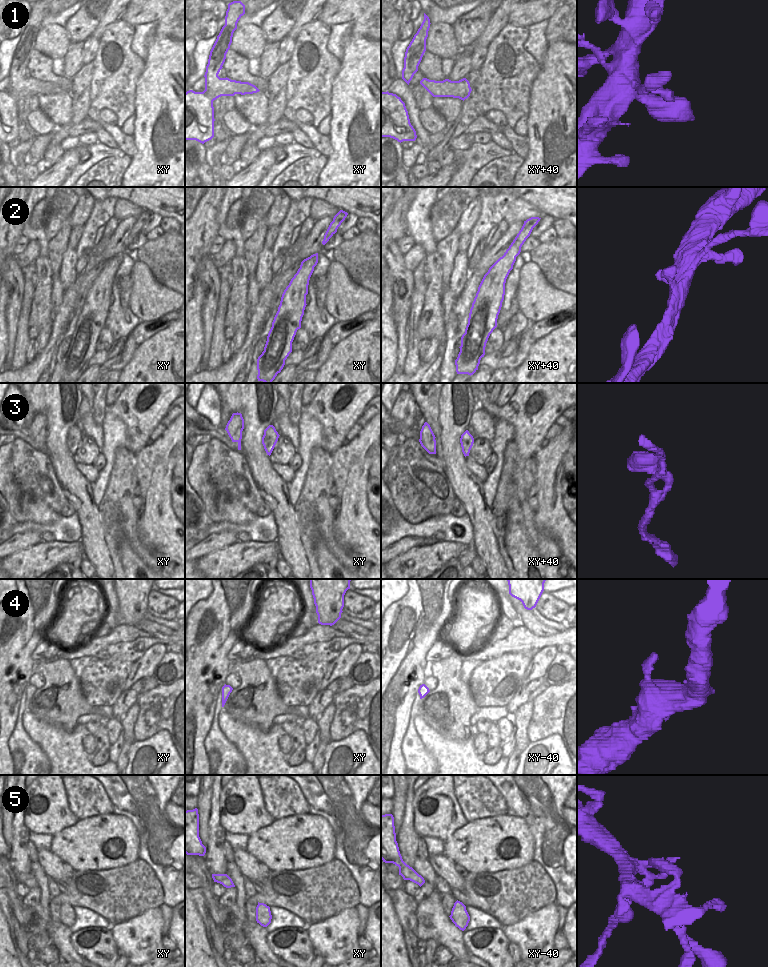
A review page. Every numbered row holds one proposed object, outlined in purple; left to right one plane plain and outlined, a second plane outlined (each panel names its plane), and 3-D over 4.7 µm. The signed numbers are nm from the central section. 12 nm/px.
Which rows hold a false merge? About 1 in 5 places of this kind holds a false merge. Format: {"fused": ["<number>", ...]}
{"fused": ["5"]}

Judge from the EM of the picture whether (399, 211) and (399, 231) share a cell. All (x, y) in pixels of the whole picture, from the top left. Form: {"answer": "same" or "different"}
{"answer": "same"}

